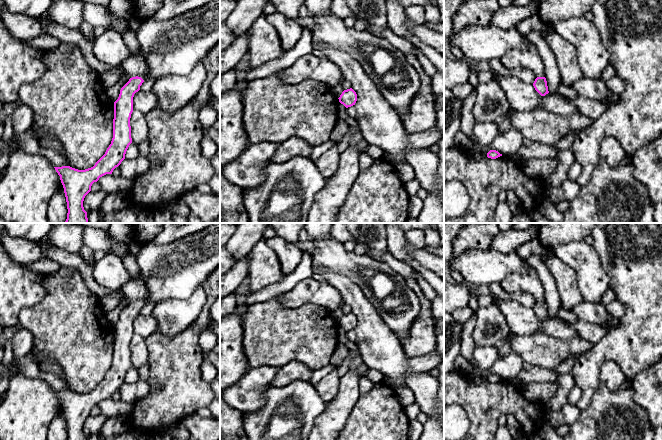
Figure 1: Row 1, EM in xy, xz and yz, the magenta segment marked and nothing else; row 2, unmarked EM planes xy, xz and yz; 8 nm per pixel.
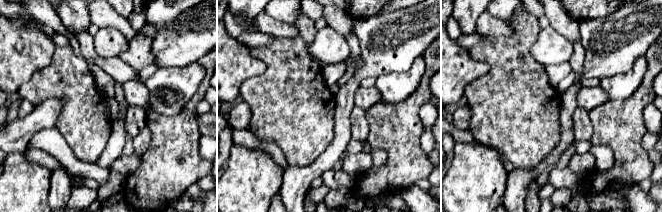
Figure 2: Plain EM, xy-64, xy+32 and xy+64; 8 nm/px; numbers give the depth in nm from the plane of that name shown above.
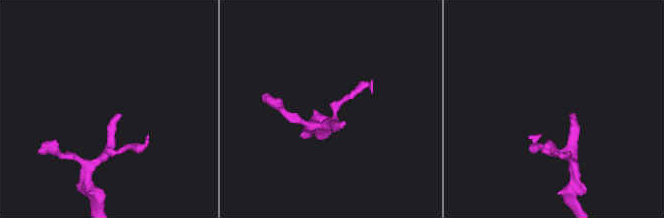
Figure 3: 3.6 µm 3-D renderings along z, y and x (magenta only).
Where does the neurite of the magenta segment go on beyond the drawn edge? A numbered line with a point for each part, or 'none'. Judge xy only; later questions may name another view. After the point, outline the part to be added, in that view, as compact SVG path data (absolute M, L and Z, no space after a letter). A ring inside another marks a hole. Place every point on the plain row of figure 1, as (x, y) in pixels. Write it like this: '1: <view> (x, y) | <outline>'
1: xy (175, 270) | M220 225L164 245L143 244L135 257L147 287L143 304L187 299L220 266Z

